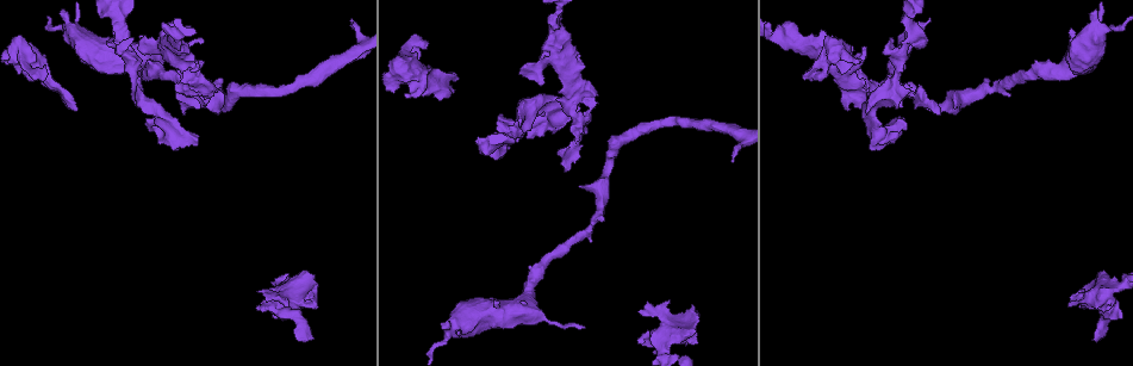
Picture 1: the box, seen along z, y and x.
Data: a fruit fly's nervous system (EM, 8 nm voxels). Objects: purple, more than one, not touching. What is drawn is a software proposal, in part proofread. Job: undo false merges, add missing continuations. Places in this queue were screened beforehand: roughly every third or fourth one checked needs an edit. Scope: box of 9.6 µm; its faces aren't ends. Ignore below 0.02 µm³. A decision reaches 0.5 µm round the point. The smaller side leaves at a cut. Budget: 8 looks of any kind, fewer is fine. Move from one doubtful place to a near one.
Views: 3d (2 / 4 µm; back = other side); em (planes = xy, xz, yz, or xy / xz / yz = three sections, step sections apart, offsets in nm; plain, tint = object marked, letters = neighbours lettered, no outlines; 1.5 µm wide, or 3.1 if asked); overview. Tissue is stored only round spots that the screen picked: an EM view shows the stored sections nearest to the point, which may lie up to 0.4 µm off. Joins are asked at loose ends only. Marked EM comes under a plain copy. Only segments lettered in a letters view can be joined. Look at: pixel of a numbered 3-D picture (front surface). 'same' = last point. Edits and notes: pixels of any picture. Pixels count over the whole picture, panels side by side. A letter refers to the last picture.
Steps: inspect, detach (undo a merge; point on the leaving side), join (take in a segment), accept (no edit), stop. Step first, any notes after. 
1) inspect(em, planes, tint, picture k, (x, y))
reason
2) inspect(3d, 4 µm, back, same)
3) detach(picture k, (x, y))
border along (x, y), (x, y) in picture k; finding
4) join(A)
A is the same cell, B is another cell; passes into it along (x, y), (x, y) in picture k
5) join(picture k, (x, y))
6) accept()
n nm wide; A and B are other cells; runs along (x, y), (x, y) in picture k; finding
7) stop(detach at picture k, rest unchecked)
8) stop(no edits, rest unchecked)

inspect(em, xy, step 8, letters, picture 1, (1099, 340))
branch stops here

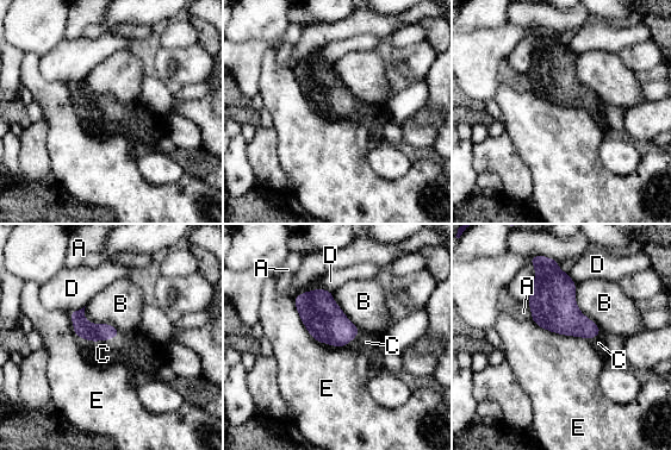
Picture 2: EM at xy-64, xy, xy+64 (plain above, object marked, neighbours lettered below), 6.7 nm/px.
join(C)
C is the same cell, A, B, D and E are other cells; passes into it along (88, 331), (98, 339), (103, 354) in picture 2; it goes on there

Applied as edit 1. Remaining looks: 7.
inspect(em, xy, step 8, letters, picture 1, (940, 114))
branch stops here

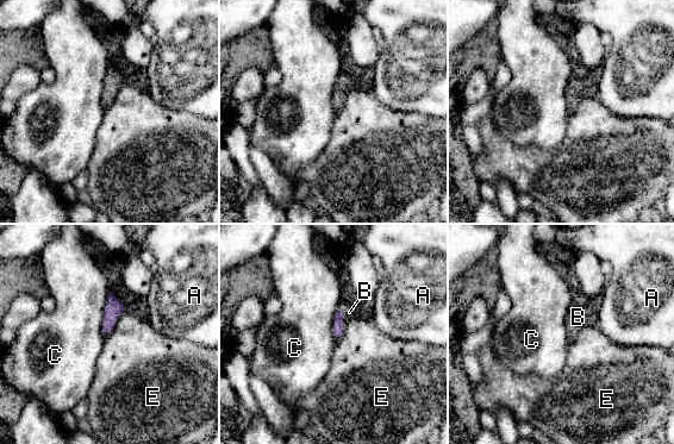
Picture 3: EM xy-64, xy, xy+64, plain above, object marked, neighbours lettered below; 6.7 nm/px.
join(B)
80 nm wide; B is the same cell, A, C and E are other cells; passes into it along (337, 329), (342, 318), (349, 312) in picture 3; the cell continues

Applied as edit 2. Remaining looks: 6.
inspect(overview)
redraw

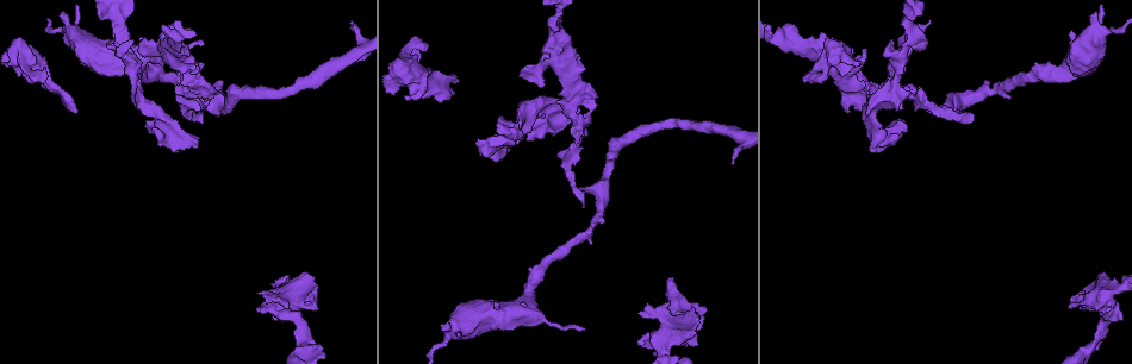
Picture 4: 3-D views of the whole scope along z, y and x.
inspect(3d, 4 µm, back, picture 4, (193, 147))
branch stops here

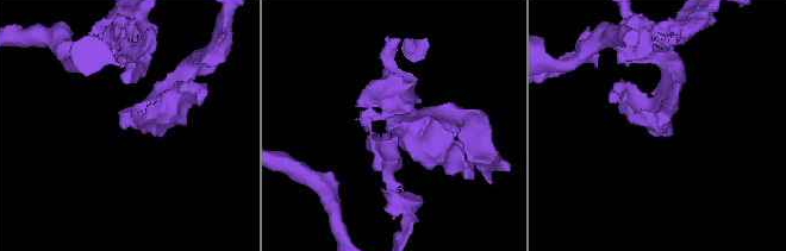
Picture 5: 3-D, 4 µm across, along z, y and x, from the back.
inspect(em, planes, letters, picture 5, (393, 125))

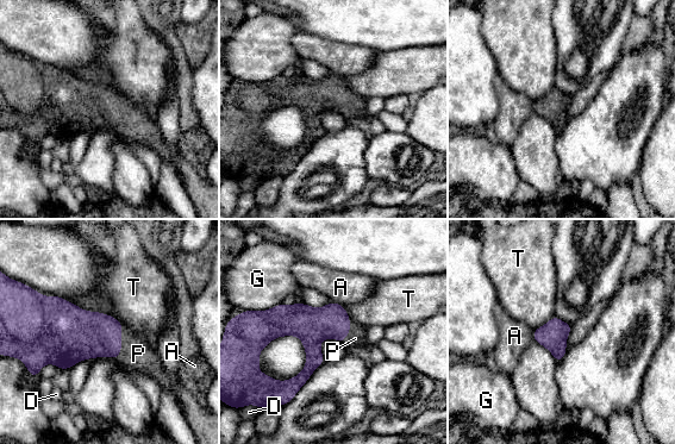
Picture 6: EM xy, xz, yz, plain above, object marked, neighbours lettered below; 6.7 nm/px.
join(P)
P is the same cell, A, D, G and T are other cells; passes into it along (85, 335), (120, 343), (138, 354) in picture 6; it goes on there

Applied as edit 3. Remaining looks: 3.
stop(join at picture 2, join at picture 3, join at picture 6, rest unchecked)

